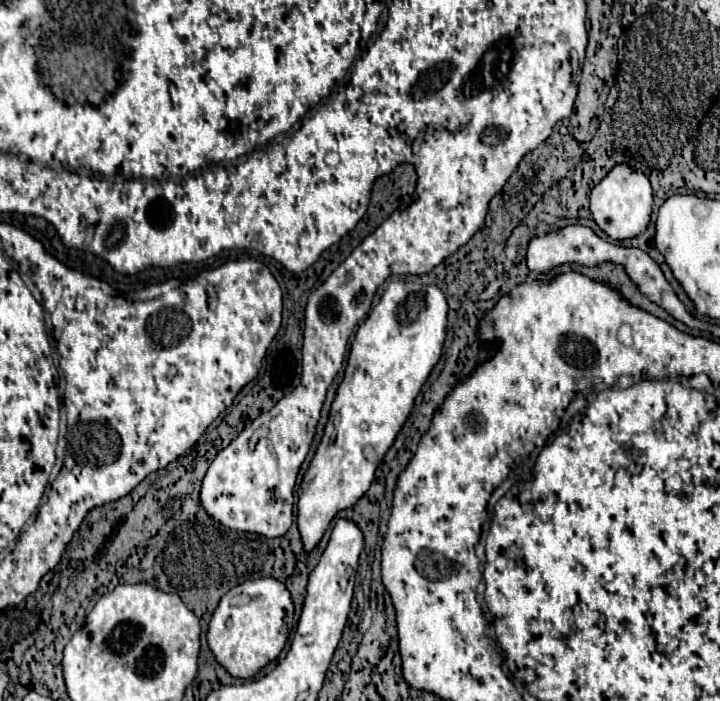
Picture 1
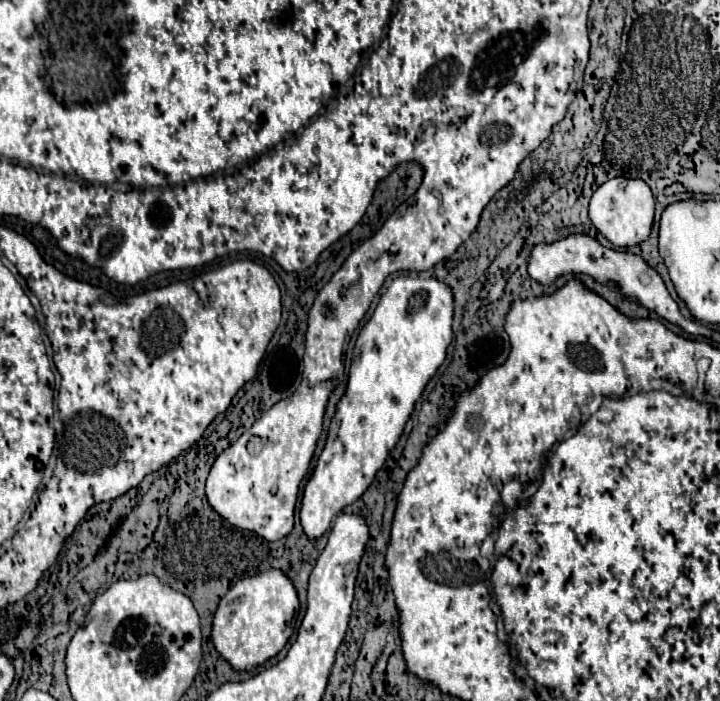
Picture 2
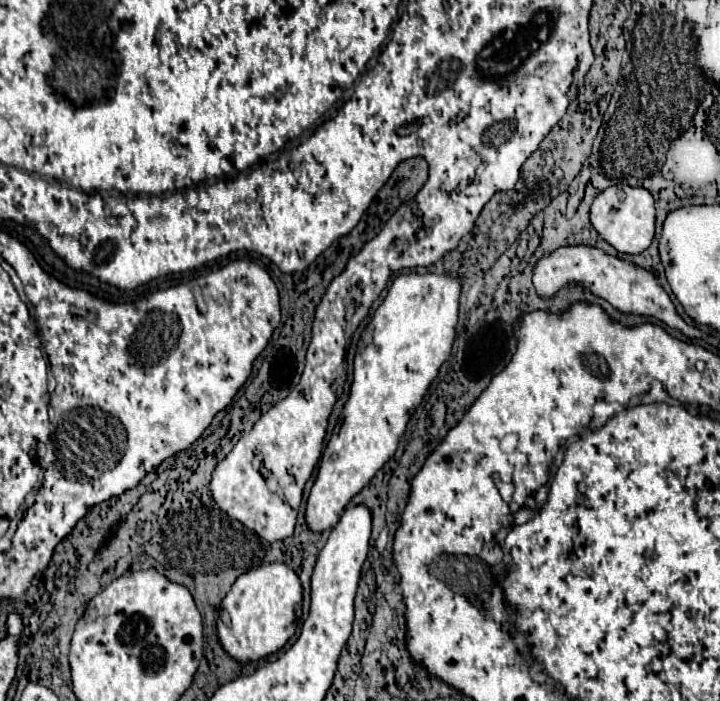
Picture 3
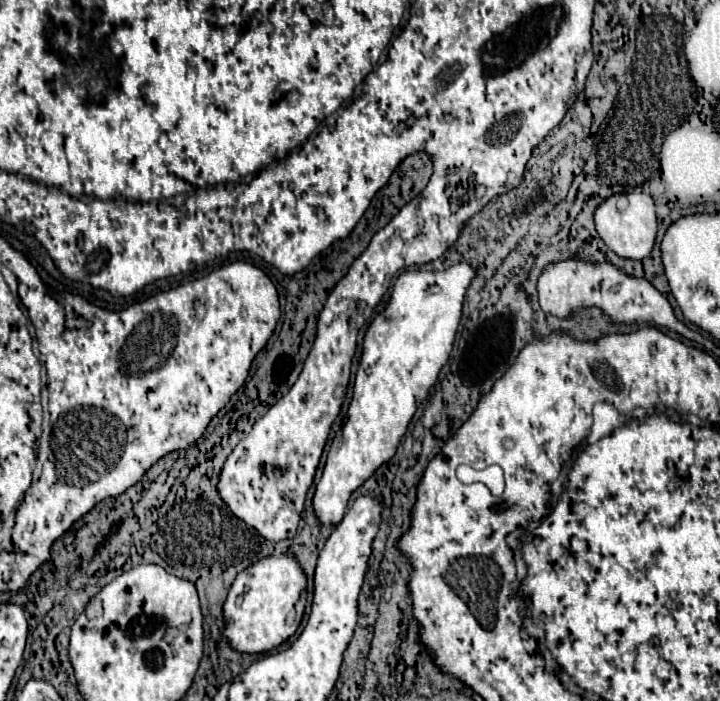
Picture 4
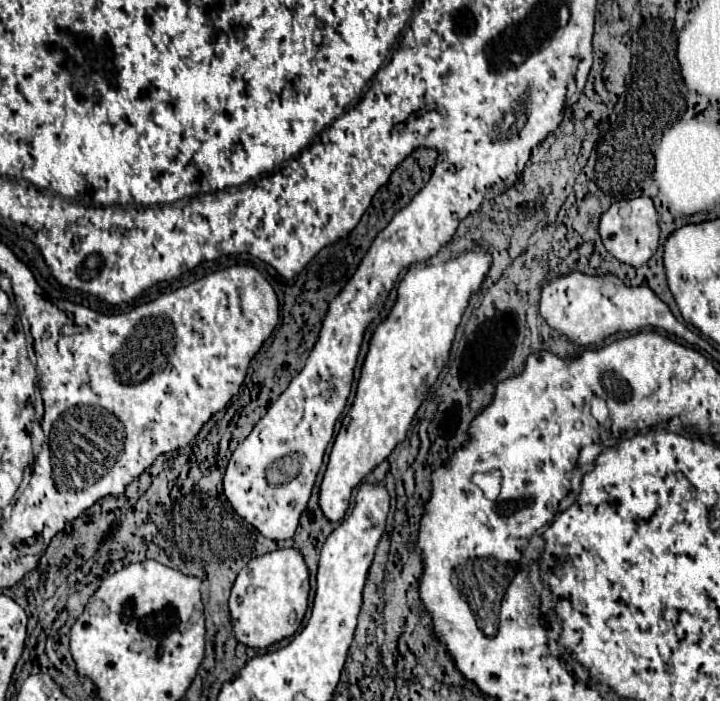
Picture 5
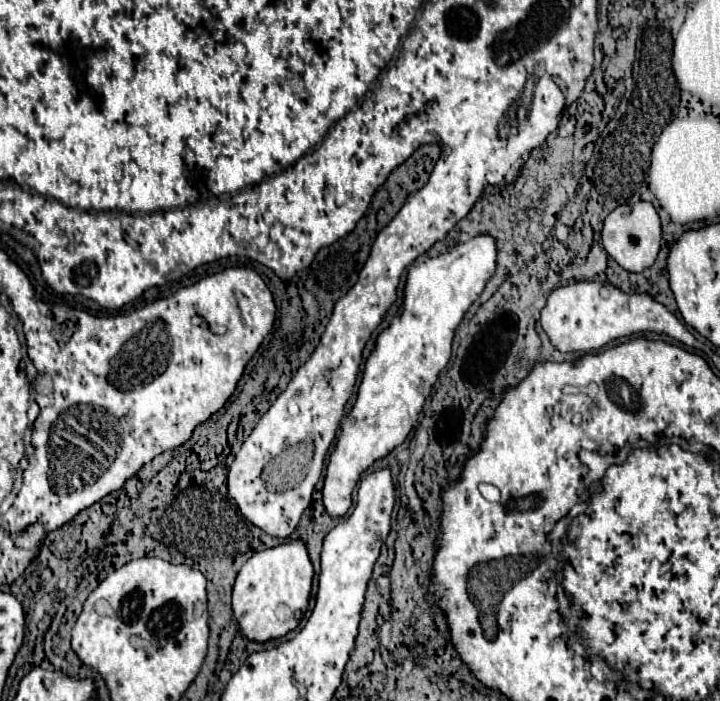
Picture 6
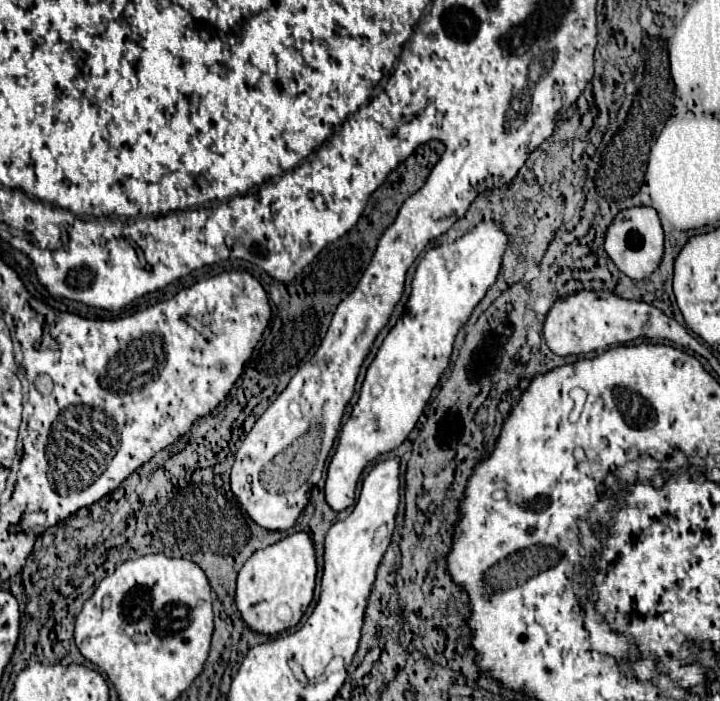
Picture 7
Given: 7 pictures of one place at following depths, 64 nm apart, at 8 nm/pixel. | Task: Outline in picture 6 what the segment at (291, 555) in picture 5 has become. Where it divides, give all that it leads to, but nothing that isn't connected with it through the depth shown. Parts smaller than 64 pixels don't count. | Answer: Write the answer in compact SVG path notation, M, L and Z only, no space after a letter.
M292 540L288 544L256 552L240 568L232 592L232 610L242 636L264 644L292 632L308 610L312 576L312 562L302 540Z

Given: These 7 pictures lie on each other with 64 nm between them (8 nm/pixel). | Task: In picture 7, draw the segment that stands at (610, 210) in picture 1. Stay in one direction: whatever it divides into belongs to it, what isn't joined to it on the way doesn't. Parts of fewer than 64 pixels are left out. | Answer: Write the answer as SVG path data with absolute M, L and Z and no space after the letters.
M634 206L634 208L620 210L606 230L604 250L618 266L618 270L622 270L626 276L634 280L642 280L650 276L658 268L664 252L664 232L660 226L658 212L650 206Z

